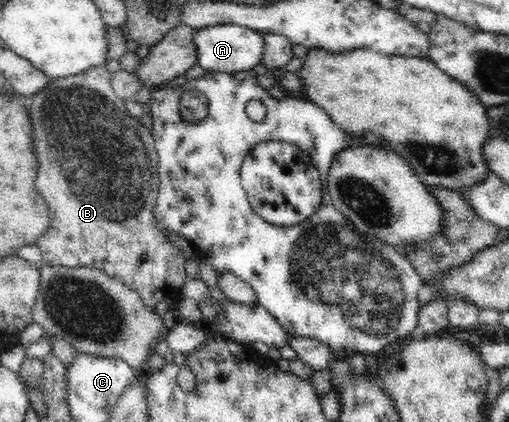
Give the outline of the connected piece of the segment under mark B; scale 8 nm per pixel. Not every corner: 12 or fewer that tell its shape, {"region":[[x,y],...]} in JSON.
{"region":[[106,67],[22,101],[44,265],[180,298],[158,155]]}

